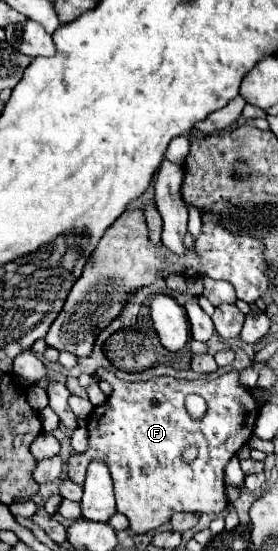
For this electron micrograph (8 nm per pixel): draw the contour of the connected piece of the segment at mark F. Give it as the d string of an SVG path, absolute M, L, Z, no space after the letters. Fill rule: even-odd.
M99 369L99 371L97 371L97 377L99 377L99 379L105 379L105 381L113 387L113 393L111 393L109 401L105 401L103 405L99 405L99 407L95 407L95 409L91 411L91 415L89 415L89 419L87 419L89 449L87 449L87 453L73 453L73 455L71 455L71 459L67 461L67 465L69 465L69 479L81 485L81 483L83 483L83 473L85 473L89 461L103 461L103 463L109 467L111 477L113 477L115 499L117 499L117 511L123 513L123 515L129 519L129 527L131 527L133 533L147 533L147 531L151 531L151 529L155 529L155 527L167 523L167 521L171 519L171 515L177 513L177 511L195 513L195 515L203 515L203 513L215 513L215 515L219 515L219 513L223 513L225 507L227 507L227 503L229 503L229 501L227 501L227 495L225 495L223 469L225 469L225 465L231 461L231 457L237 455L237 451L239 451L243 445L247 445L247 441L251 439L253 429L255 429L255 419L257 419L257 415L259 415L259 403L255 401L251 389L247 389L247 387L241 385L241 381L239 381L239 371L229 371L229 373L225 373L225 375L217 377L217 379L211 379L211 381L203 381L203 379L187 381L187 379L175 379L175 377L165 377L165 375L153 377L153 379L149 379L149 381L123 381L123 379L115 377L113 373L109 373L109 371L105 371L105 369ZM191 393L201 395L201 397L207 401L207 411L205 411L205 415L203 415L201 419L193 419L193 417L187 413L185 399L187 399L187 395L191 395ZM187 447L195 447L195 449L197 449L197 457L195 457L193 461L185 461L185 459L183 459L183 451L185 451Z

